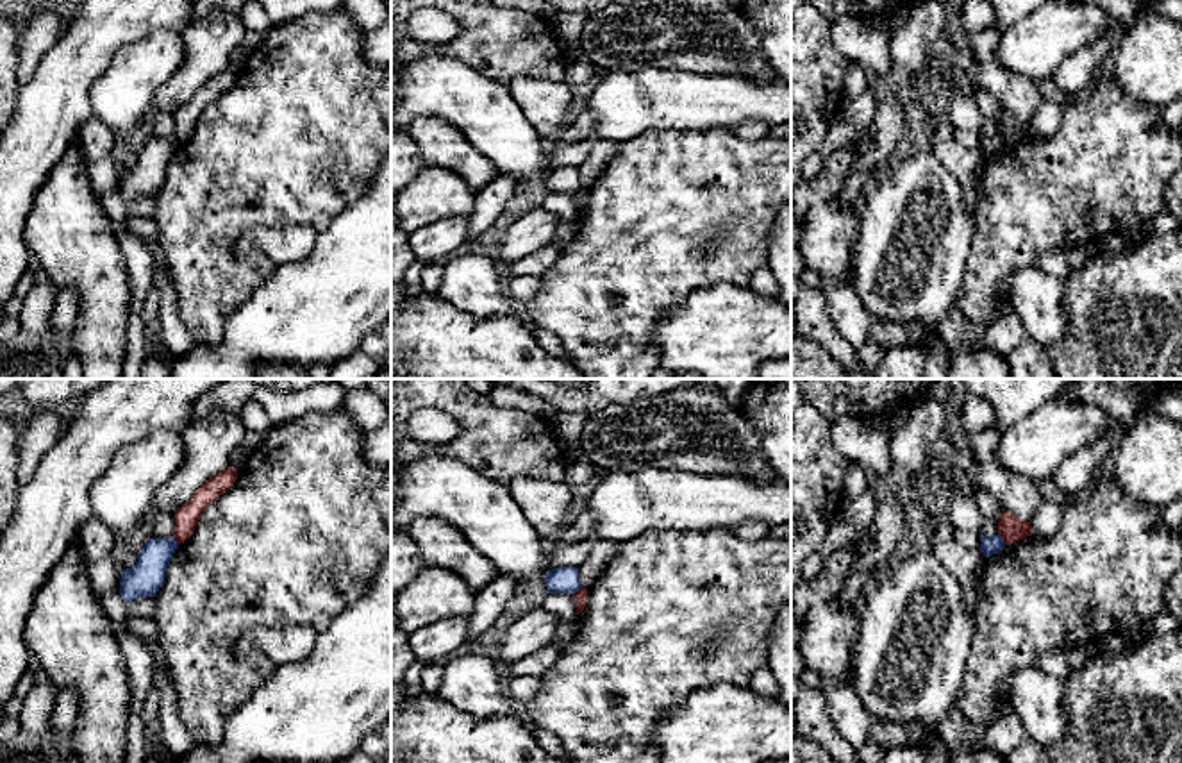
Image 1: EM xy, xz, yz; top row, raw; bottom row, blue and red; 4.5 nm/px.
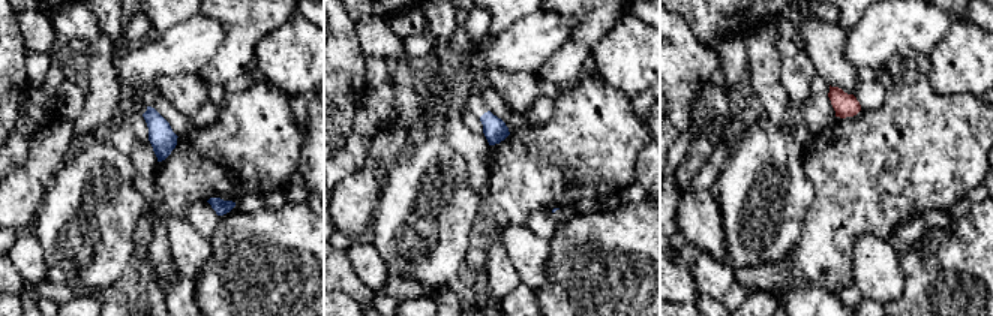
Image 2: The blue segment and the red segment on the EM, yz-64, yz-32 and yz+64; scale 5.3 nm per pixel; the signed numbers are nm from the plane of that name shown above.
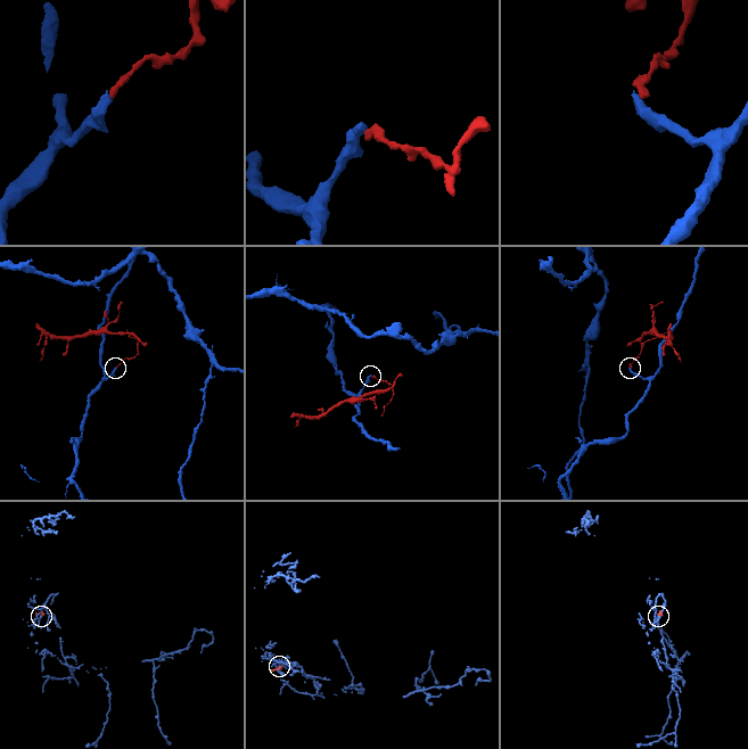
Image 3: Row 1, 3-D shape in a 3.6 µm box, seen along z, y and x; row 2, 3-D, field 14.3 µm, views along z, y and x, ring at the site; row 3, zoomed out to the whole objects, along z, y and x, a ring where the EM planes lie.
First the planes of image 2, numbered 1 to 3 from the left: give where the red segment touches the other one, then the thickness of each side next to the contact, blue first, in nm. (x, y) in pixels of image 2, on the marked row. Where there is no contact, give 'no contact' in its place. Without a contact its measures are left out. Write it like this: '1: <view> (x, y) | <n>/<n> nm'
1: no contact
2: no contact
3: no contact

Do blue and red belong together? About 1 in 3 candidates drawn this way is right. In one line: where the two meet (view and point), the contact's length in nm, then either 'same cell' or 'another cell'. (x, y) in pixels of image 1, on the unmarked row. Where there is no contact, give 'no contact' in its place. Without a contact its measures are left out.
meets blue in yz at (1002, 138); contact 70 nm long; another cell

